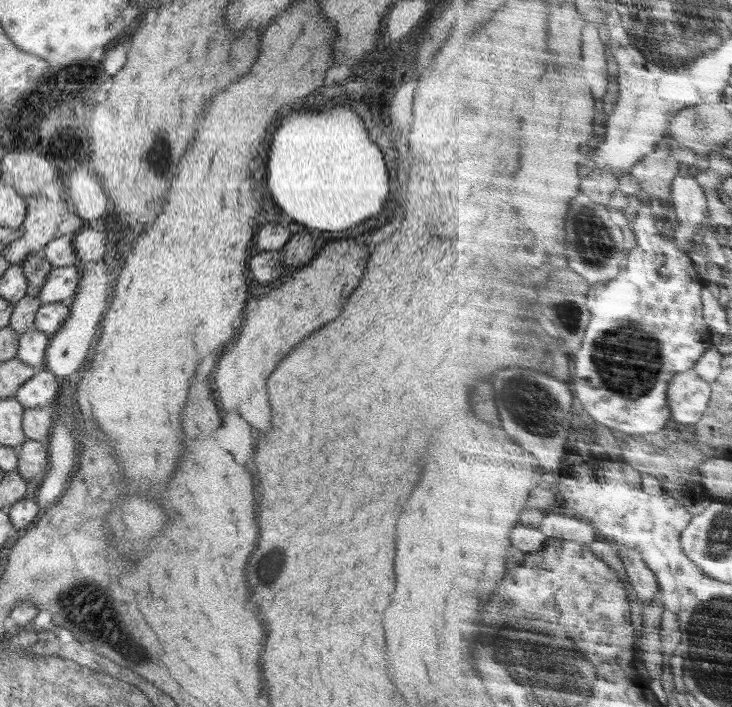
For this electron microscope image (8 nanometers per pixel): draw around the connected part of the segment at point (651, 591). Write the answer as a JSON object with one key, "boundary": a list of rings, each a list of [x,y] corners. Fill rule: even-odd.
{"boundary":[[[621,545],[620,557],[639,598],[648,605],[653,603],[656,595],[662,594],[661,585],[657,574],[651,570],[642,553],[635,548]]]}

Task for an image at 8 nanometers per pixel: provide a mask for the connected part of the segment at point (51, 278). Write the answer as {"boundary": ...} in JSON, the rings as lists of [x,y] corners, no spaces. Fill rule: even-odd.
{"boundary":[[[74,265],[53,267],[39,292],[41,304],[69,303],[77,293],[80,271]]]}

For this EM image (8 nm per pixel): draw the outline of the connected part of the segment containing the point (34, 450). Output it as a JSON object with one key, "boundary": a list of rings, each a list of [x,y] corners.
{"boundary":[[[27,440],[16,450],[18,456],[17,473],[27,481],[37,475],[43,475],[48,468],[48,446],[36,441]]]}

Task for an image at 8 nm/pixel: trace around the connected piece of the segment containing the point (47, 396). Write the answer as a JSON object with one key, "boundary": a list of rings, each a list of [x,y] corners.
{"boundary":[[[40,366],[39,371],[16,391],[14,397],[24,406],[24,409],[50,409],[56,392],[58,392],[56,375],[44,366]]]}

